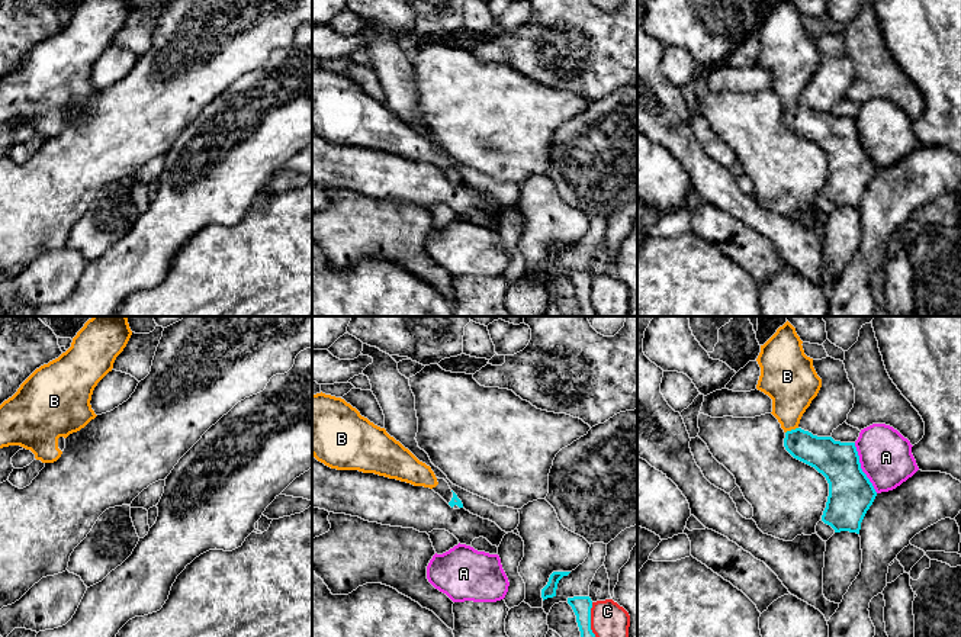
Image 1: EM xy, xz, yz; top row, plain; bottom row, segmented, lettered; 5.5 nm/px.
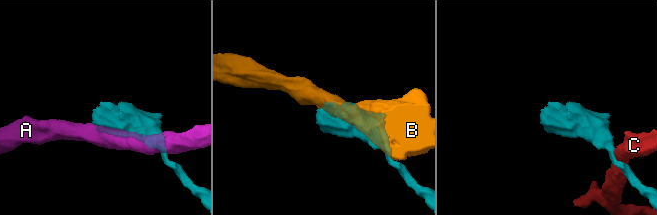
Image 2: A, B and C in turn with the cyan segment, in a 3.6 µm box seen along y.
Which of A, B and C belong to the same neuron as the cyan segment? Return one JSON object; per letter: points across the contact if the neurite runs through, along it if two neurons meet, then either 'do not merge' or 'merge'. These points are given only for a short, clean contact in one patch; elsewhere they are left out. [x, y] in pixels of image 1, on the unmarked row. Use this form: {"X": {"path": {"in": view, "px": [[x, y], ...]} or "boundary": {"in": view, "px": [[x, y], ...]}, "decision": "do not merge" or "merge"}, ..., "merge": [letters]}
{"A": {"decision": "do not merge"}, "B": {"path": {"in": "yz", "px": [[828, 131], [812, 125], [791, 105], [791, 60]]}, "decision": "merge"}, "C": {"decision": "do not merge"}, "merge": ["B"]}

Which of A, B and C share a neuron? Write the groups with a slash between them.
A / B / C

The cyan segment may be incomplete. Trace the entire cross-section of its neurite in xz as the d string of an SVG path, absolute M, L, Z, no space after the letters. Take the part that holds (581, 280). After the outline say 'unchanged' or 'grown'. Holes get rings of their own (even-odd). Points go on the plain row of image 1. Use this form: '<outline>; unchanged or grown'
M589 271L568 273L568 279L572 281L576 297L581 306L581 316L600 316L591 305L591 283L592 276Z; unchanged

